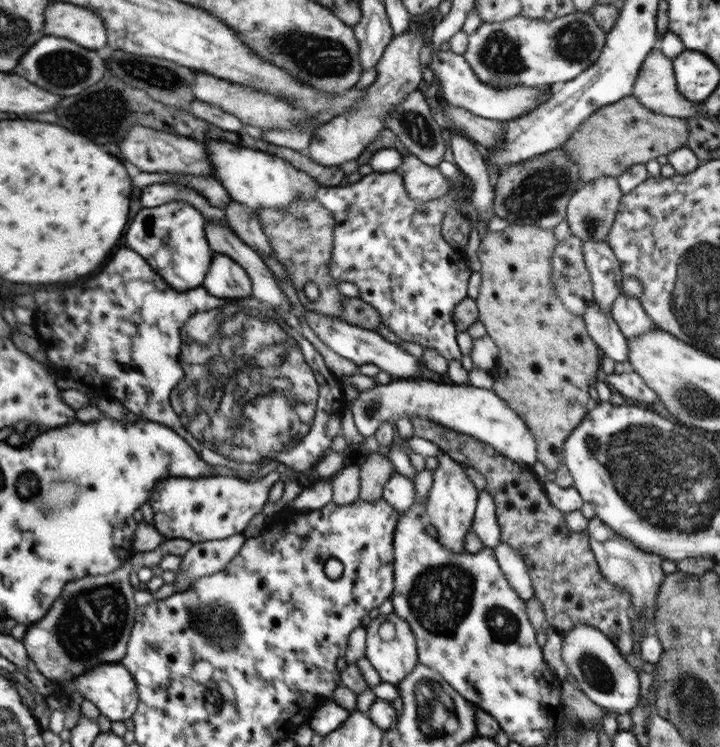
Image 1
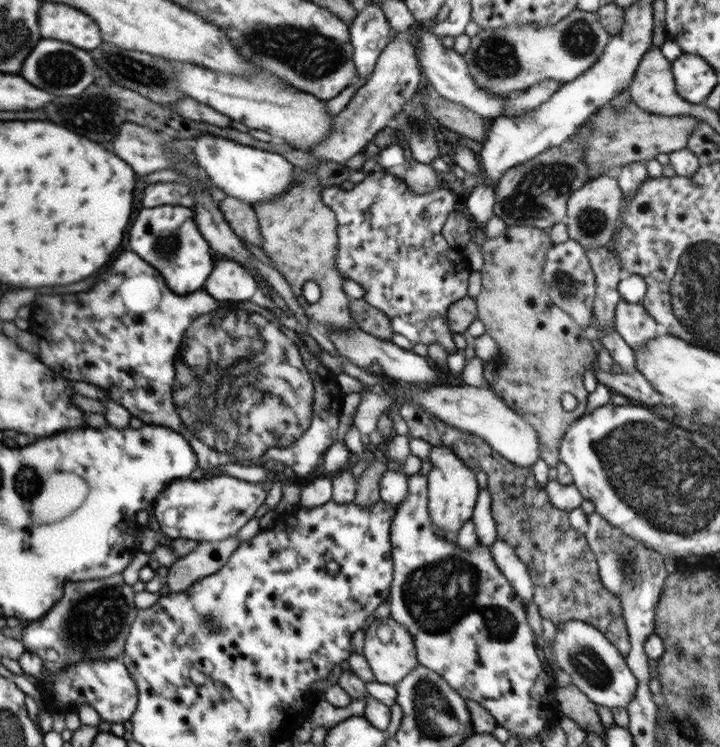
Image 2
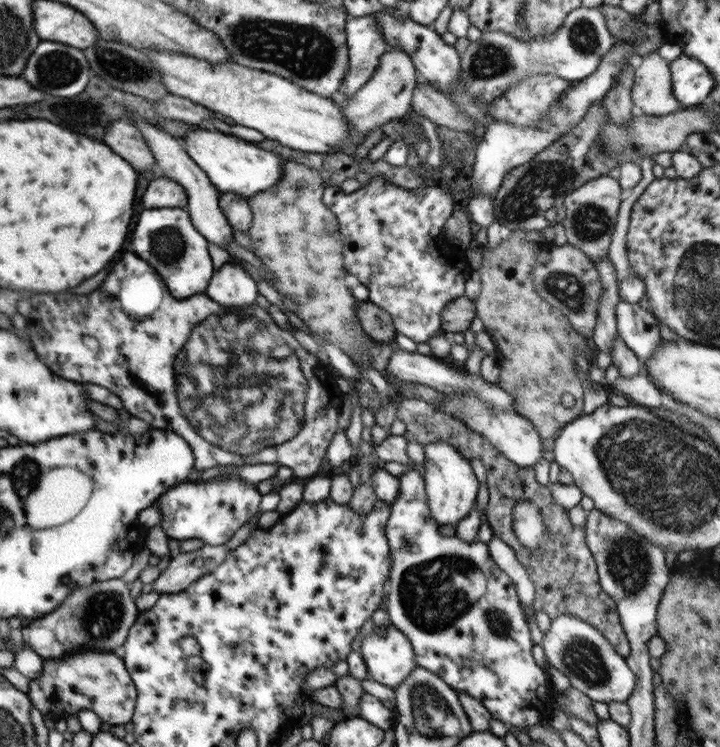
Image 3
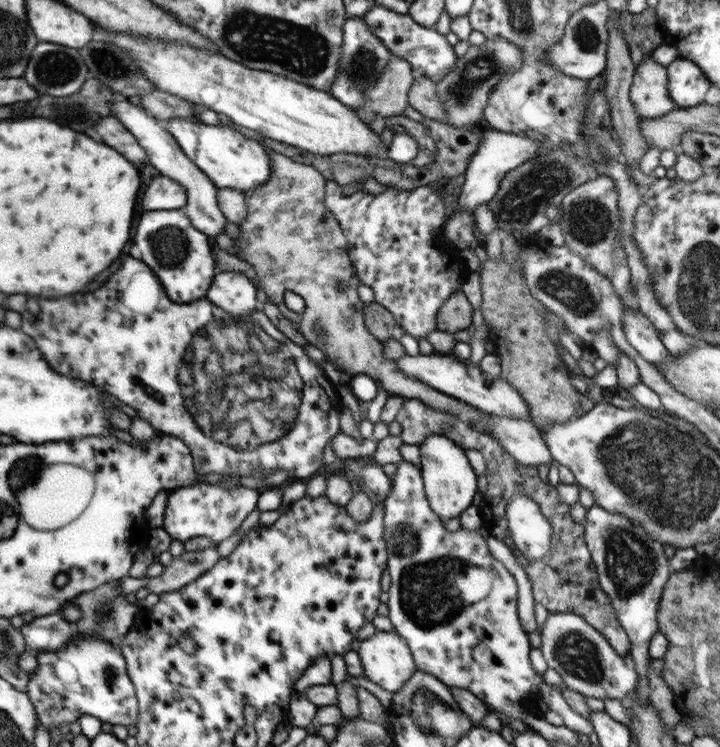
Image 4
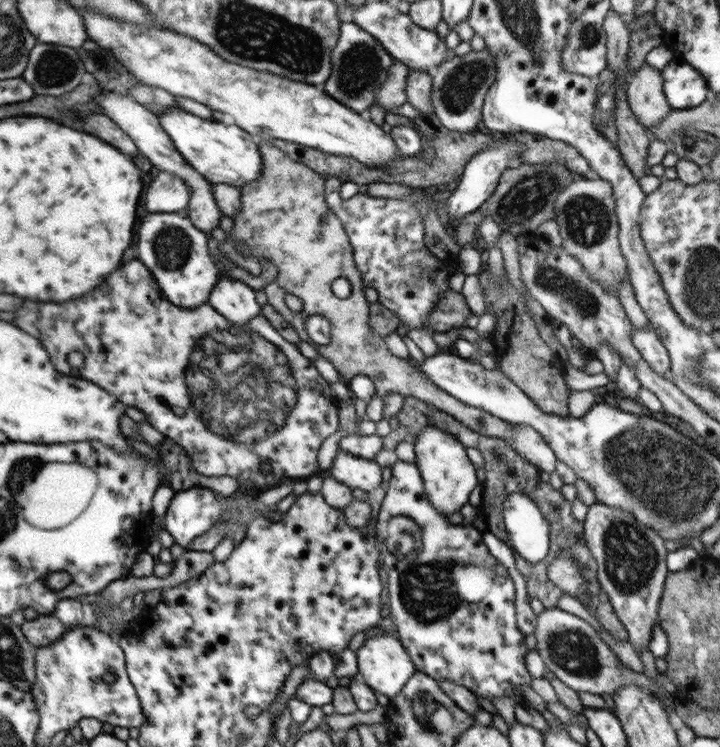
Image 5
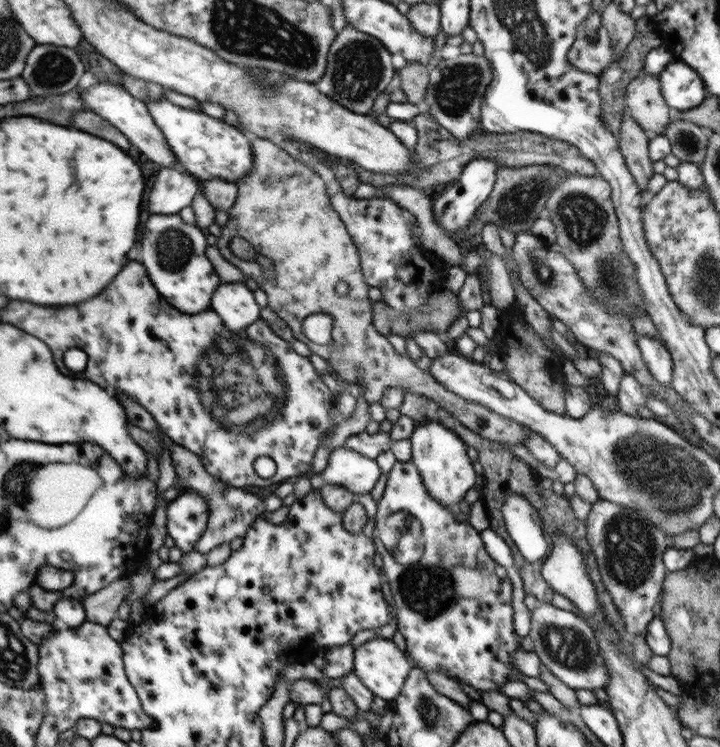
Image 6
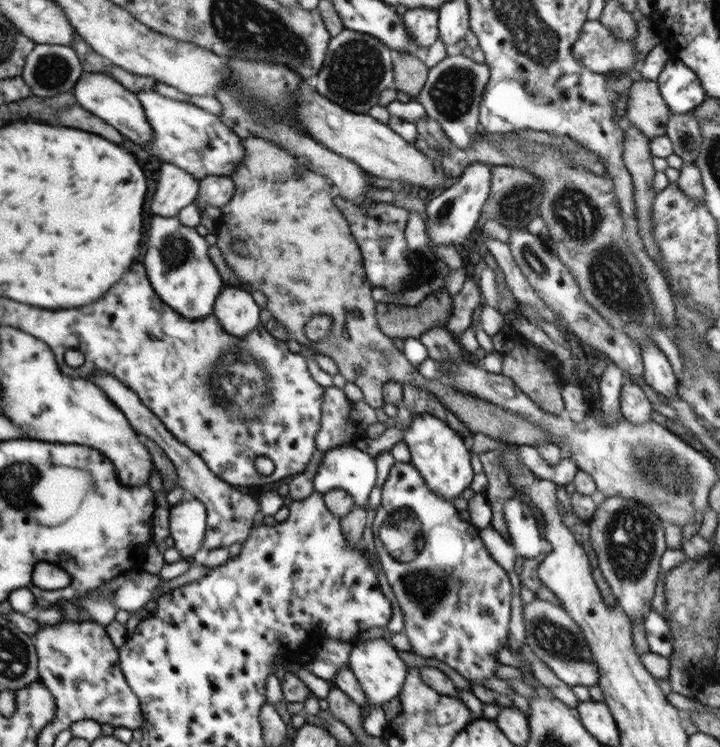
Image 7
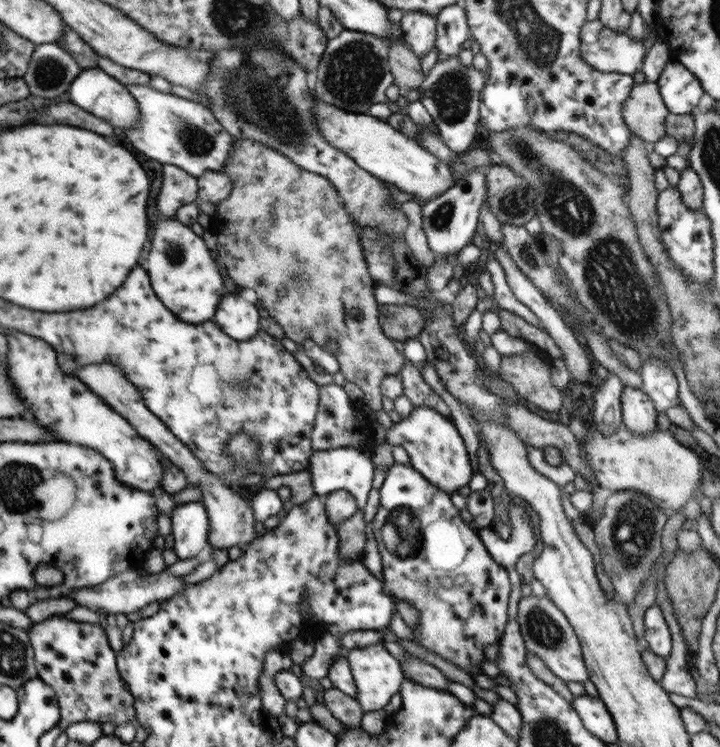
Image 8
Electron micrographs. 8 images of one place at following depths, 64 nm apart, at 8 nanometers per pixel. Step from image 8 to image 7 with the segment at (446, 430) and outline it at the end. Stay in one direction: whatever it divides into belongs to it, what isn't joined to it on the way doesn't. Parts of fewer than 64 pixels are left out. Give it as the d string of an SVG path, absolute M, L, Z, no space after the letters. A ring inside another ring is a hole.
M417 414L413 416L408 427L390 427L376 439L369 439L365 433L360 438L354 438L349 444L376 458L378 454L390 451L398 442L406 442L408 445L411 454L409 463L416 467L430 491L452 502L462 495L464 490L470 488L475 474L470 465L469 444L458 431L433 414Z

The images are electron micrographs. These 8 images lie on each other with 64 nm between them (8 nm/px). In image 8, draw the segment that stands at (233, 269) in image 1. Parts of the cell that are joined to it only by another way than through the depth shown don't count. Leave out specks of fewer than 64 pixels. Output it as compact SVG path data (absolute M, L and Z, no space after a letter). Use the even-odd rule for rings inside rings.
M226 294L214 315L216 324L229 338L238 342L249 341L258 332L258 310L246 302L242 294Z

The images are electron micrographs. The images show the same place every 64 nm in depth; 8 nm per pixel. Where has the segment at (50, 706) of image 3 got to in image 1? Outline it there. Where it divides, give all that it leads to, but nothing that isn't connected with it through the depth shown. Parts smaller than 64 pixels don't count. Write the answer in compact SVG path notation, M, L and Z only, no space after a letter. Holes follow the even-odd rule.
M121 662L118 663L104 663L96 667L86 669L82 675L74 677L66 690L59 690L59 686L55 686L53 694L57 696L64 696L69 701L72 694L80 694L84 700L94 702L94 706L98 708L102 716L106 716L112 722L122 723L136 712L138 706L138 694L136 688L136 681L132 677L129 669L127 669Z

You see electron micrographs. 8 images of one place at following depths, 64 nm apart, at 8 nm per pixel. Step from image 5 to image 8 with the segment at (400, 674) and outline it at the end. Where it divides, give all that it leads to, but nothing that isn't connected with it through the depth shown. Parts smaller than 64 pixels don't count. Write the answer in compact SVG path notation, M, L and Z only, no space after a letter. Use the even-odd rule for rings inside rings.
M384 642L370 644L364 648L354 648L347 652L346 657L356 684L356 692L358 692L355 699L359 702L363 712L384 709L392 695L400 692L400 685L405 679L400 662L386 650Z

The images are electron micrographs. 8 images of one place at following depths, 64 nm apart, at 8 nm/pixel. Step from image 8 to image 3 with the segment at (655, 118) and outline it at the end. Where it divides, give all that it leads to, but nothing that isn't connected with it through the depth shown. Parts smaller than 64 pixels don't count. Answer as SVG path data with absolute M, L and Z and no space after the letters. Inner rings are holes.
M656 50L642 56L642 64L634 70L631 99L637 111L650 116L687 108L674 98L669 63Z

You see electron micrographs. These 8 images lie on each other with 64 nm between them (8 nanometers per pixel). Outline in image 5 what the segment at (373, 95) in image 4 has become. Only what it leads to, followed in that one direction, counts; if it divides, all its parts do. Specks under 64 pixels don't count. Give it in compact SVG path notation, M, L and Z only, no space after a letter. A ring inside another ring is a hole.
M392 64L388 70L388 80L374 92L376 101L386 109L386 112L392 112L396 107L406 103L406 79L410 68L406 64Z

